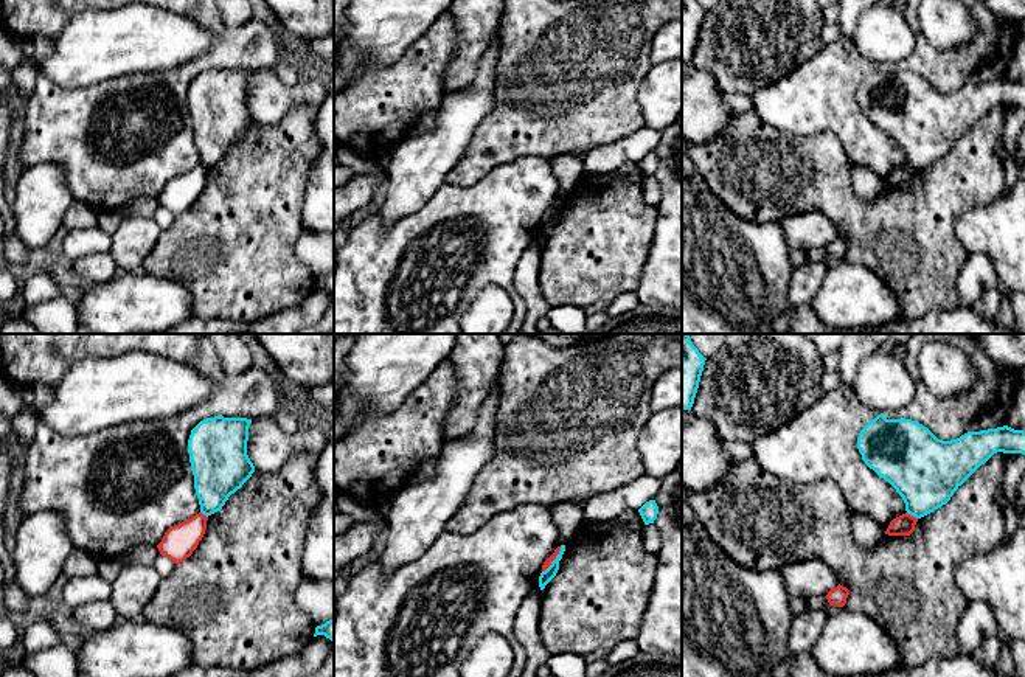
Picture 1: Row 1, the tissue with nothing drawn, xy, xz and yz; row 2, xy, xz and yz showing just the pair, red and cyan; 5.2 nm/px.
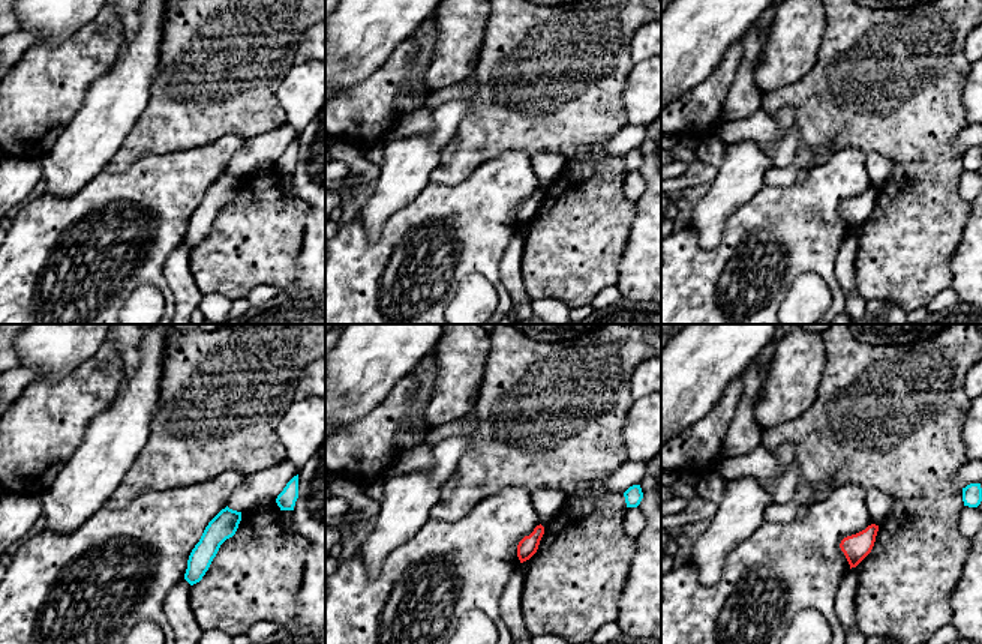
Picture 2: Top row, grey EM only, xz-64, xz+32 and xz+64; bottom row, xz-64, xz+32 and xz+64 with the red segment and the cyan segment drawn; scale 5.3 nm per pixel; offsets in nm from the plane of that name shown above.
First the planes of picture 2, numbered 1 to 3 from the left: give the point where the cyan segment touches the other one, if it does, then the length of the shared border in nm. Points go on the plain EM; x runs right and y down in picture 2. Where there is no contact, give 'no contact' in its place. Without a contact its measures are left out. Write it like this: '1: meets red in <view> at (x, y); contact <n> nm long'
1: no contact
2: no contact
3: no contact

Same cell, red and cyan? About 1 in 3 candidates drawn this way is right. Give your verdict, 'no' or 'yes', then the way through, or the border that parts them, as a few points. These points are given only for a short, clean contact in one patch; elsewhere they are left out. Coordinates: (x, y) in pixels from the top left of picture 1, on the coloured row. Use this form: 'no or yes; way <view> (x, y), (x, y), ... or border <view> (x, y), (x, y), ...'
no; border xz (561, 547), (556, 558), (542, 572)

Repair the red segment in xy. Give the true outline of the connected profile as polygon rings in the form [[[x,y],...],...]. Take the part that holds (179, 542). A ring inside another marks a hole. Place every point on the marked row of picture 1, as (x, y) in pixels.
[[[202,512],[171,526],[157,545],[162,556],[169,557],[177,565],[193,554],[207,529],[208,517]]]

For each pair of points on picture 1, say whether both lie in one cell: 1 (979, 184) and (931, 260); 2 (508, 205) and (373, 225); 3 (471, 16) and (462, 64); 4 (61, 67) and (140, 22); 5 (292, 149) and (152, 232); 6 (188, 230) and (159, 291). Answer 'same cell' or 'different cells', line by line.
1: same cell
2: same cell
3: same cell
4: same cell
5: different cells
6: different cells

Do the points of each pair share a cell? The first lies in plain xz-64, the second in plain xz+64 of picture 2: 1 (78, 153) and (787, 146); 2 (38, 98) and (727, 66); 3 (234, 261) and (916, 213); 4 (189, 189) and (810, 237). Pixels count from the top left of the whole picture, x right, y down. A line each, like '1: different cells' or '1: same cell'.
1: different cells
2: same cell
3: same cell
4: same cell

